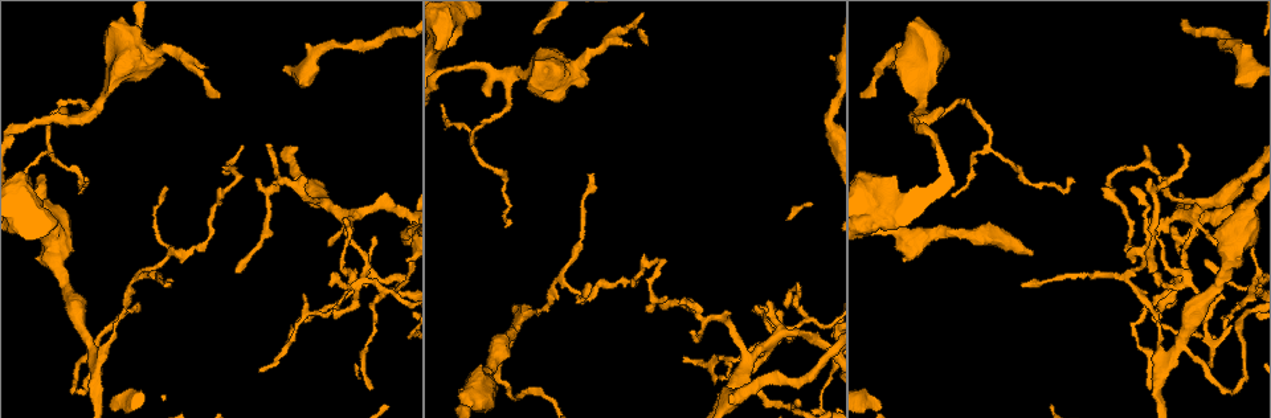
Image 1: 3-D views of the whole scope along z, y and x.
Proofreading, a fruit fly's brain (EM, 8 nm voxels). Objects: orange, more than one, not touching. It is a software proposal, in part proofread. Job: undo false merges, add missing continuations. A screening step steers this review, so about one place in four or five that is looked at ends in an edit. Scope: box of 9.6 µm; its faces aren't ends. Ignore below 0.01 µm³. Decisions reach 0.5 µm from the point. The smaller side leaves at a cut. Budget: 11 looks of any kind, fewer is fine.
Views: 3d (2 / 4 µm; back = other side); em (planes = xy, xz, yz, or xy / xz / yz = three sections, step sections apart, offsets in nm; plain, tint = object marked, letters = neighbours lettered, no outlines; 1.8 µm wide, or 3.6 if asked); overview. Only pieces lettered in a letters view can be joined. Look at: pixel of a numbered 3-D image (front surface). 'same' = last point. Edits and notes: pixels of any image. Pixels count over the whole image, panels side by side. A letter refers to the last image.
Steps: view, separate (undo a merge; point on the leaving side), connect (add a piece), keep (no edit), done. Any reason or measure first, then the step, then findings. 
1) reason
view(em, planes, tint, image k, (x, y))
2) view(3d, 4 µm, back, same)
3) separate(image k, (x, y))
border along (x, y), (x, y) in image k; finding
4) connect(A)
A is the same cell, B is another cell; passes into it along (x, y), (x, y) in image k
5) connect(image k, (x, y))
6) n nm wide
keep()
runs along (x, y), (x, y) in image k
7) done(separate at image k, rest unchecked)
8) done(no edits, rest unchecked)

four arms meet
view(3d, 2 µm, image 1, (520, 322))

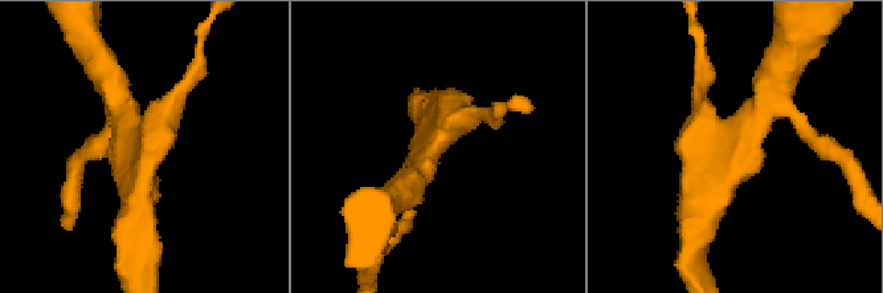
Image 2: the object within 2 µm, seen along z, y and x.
4 arms; shape alone is not enough
view(em, xy, step 8, tint, image 2, (131, 138))

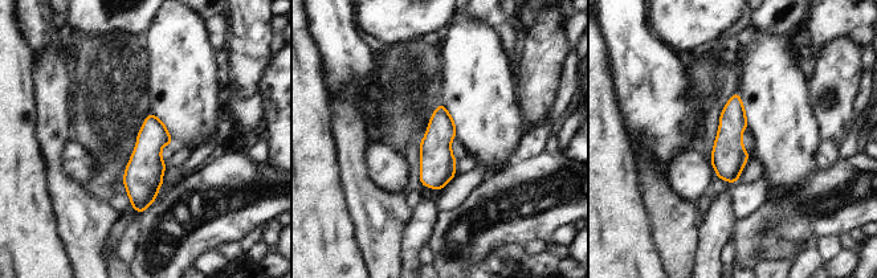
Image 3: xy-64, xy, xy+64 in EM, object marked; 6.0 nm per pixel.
what lies round it
view(em, xy, step 8, letters, same)

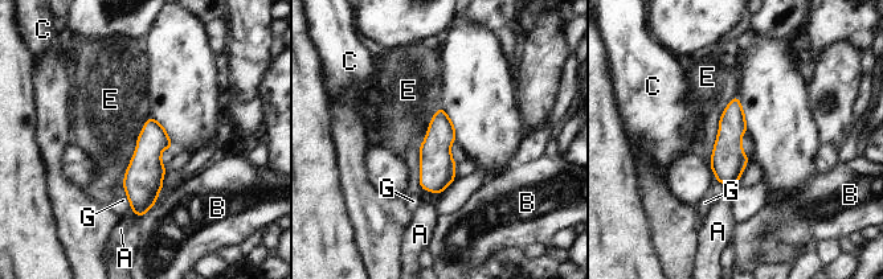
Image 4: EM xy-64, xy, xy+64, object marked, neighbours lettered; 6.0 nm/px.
keep()
A, B, C, E and G are other cells; border along (150, 115), (138, 136), (121, 184) in image 4; all the same cell

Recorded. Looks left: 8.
thin end
view(3d, 4 µm, image 1, (658, 304))

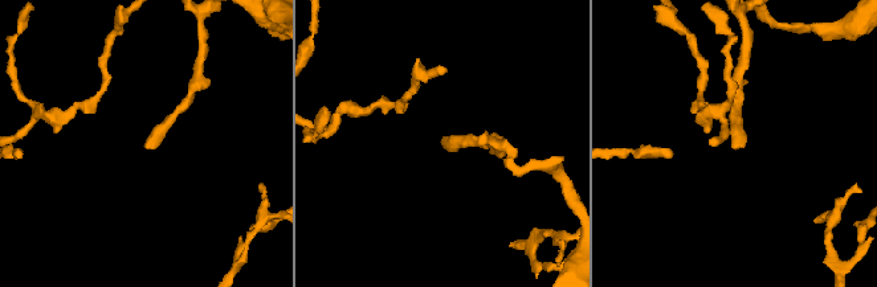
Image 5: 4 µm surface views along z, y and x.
view(em, planes, plain, image 5, (146, 148))

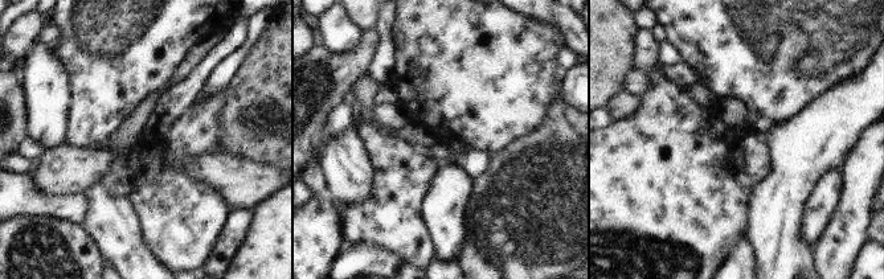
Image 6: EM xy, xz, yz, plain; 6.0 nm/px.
what lies round it
view(em, planes, letters, same)

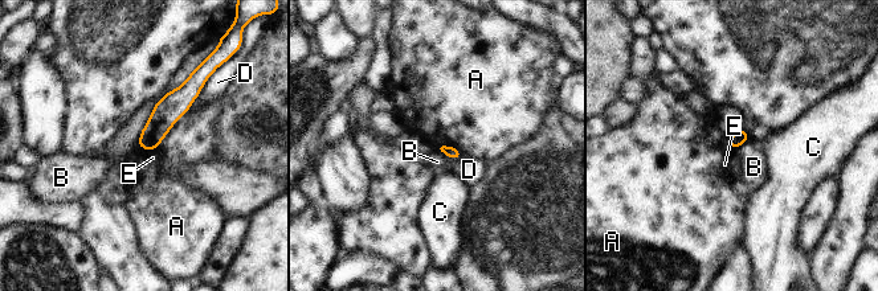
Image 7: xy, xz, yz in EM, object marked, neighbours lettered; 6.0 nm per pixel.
keep()
A, B, C, D and E are other cells; runs along (191, 86), (166, 113), (143, 144) in image 7; no lettered piece goes on from it

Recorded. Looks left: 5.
arms part here
view(3d, 4 µm, image 1, (711, 319))

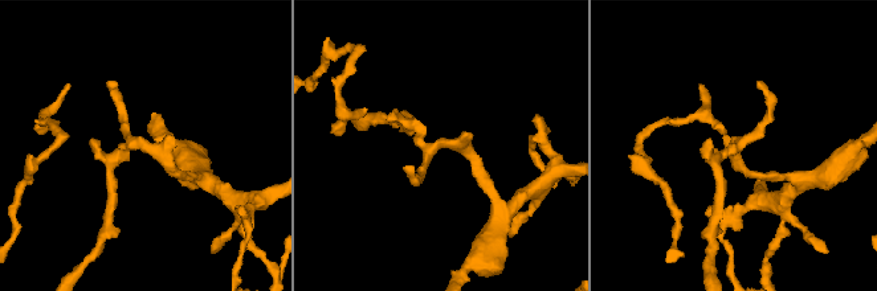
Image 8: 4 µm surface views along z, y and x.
shape alone is not enough
view(em, planes, letters, image 8, (735, 147))

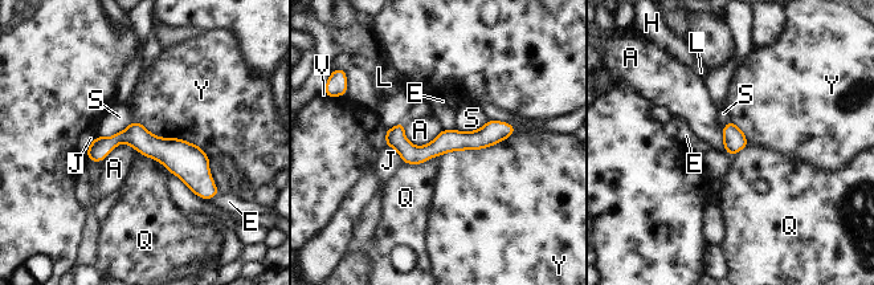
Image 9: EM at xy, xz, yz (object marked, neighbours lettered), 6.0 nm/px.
keep()
A, E, H, J, L, Q, S, V and Y are other cells; runs along (90, 150), (139, 138), (209, 186) in image 9; all the same cell

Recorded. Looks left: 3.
long arm stops here
view(3d, 2 µm, back, image 1, (1021, 285))

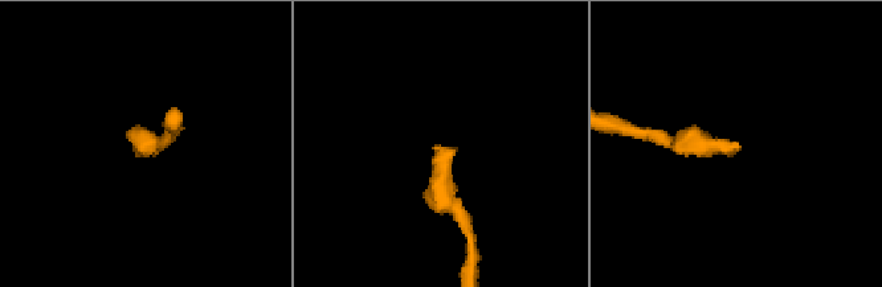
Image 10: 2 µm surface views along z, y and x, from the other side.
view(em, planes, letters, image 10, (733, 151))

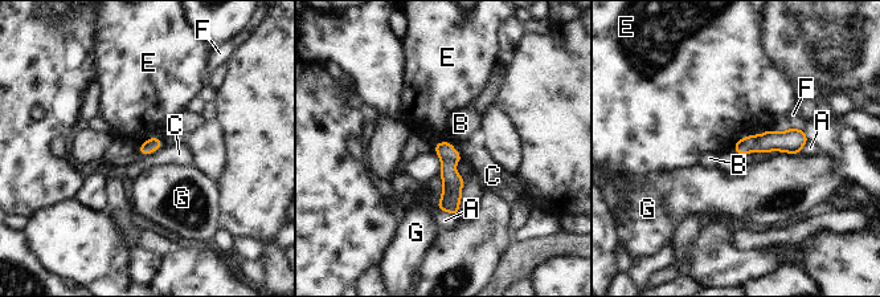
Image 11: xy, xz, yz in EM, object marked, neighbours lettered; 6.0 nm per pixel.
90 nm wide
keep()
A, B, C, E, F and G are other cells; none of them fits

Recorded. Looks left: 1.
done(no edits, rest unchecked)

